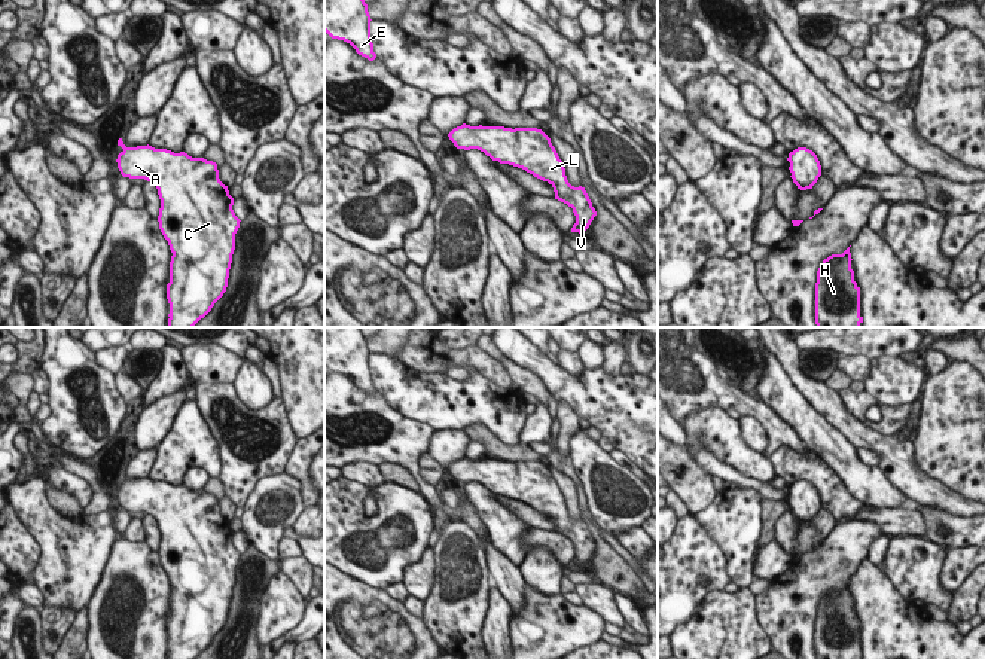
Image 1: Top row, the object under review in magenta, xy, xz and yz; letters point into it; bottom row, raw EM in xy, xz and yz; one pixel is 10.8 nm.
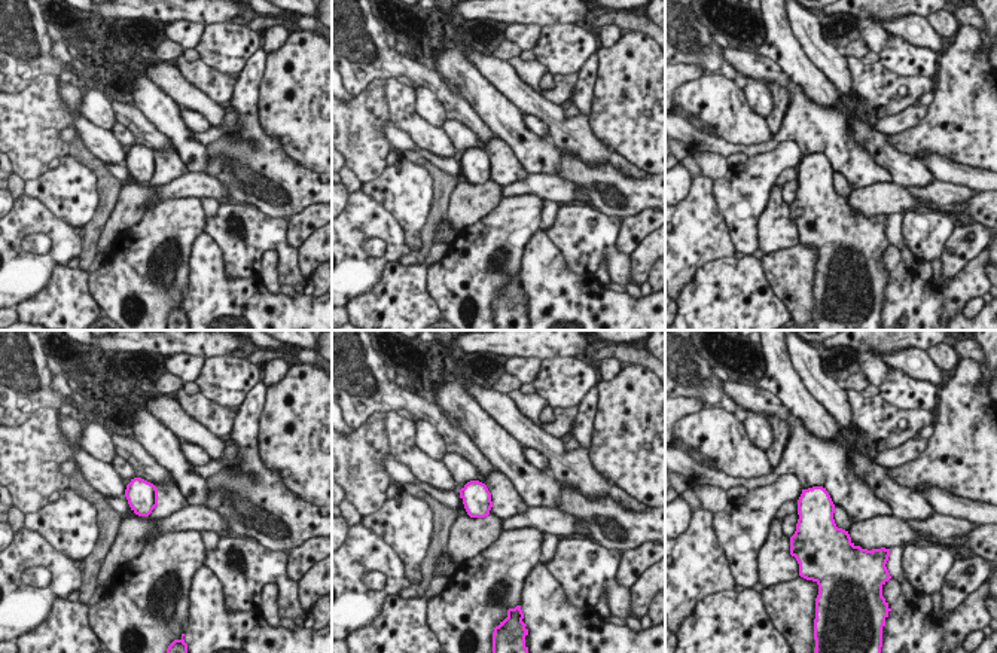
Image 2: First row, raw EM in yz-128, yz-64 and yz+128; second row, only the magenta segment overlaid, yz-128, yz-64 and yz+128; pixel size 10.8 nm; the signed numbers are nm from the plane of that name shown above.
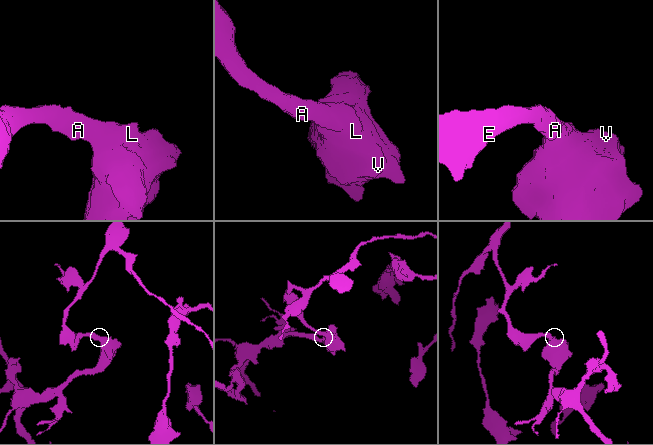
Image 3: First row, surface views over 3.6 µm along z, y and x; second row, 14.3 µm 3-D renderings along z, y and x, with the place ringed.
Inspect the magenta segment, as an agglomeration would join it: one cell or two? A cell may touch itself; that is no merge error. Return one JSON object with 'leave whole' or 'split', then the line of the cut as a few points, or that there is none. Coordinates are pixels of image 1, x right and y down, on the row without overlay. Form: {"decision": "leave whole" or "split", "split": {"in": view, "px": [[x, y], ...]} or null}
{"decision": "leave whole", "split": null}

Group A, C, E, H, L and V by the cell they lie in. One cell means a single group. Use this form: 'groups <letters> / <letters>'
groups A C E H L V

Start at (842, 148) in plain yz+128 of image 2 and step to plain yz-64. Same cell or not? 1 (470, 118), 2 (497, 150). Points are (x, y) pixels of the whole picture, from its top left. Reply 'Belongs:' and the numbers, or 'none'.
Belongs: 2

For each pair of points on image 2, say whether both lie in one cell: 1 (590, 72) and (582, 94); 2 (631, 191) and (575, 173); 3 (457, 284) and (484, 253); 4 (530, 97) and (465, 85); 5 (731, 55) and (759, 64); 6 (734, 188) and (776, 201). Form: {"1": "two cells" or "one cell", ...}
{"1": "one cell", "2": "one cell", "3": "one cell", "4": "two cells", "5": "one cell", "6": "two cells"}

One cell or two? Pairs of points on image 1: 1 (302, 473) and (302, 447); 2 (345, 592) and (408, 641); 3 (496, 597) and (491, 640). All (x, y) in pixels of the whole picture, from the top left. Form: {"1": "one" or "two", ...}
{"1": "one", "2": "one", "3": "one"}

